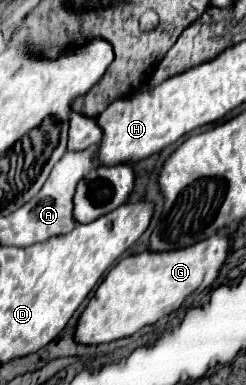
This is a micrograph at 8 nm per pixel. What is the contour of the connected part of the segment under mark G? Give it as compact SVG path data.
M214 234L186 250L140 252L120 260L98 286L78 318L74 340L84 346L108 344L136 334L146 324L154 324L178 310L192 294L204 292L222 268L230 248L230 238Z

